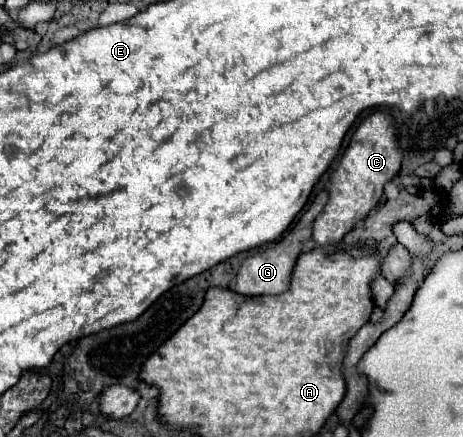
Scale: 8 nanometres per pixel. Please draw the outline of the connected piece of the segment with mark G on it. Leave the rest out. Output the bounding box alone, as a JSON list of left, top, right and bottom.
[234,190,328,296]

